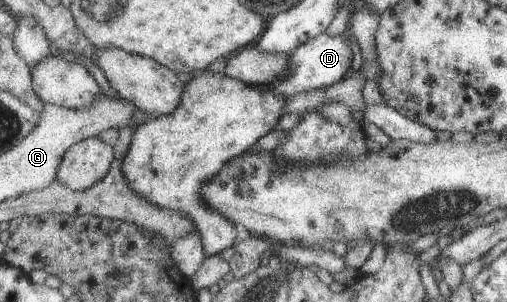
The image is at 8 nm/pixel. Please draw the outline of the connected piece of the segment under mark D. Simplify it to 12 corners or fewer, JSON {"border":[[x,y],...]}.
{"border":[[321,33],[291,53],[269,85],[293,96],[325,88],[352,72],[353,48]]}

